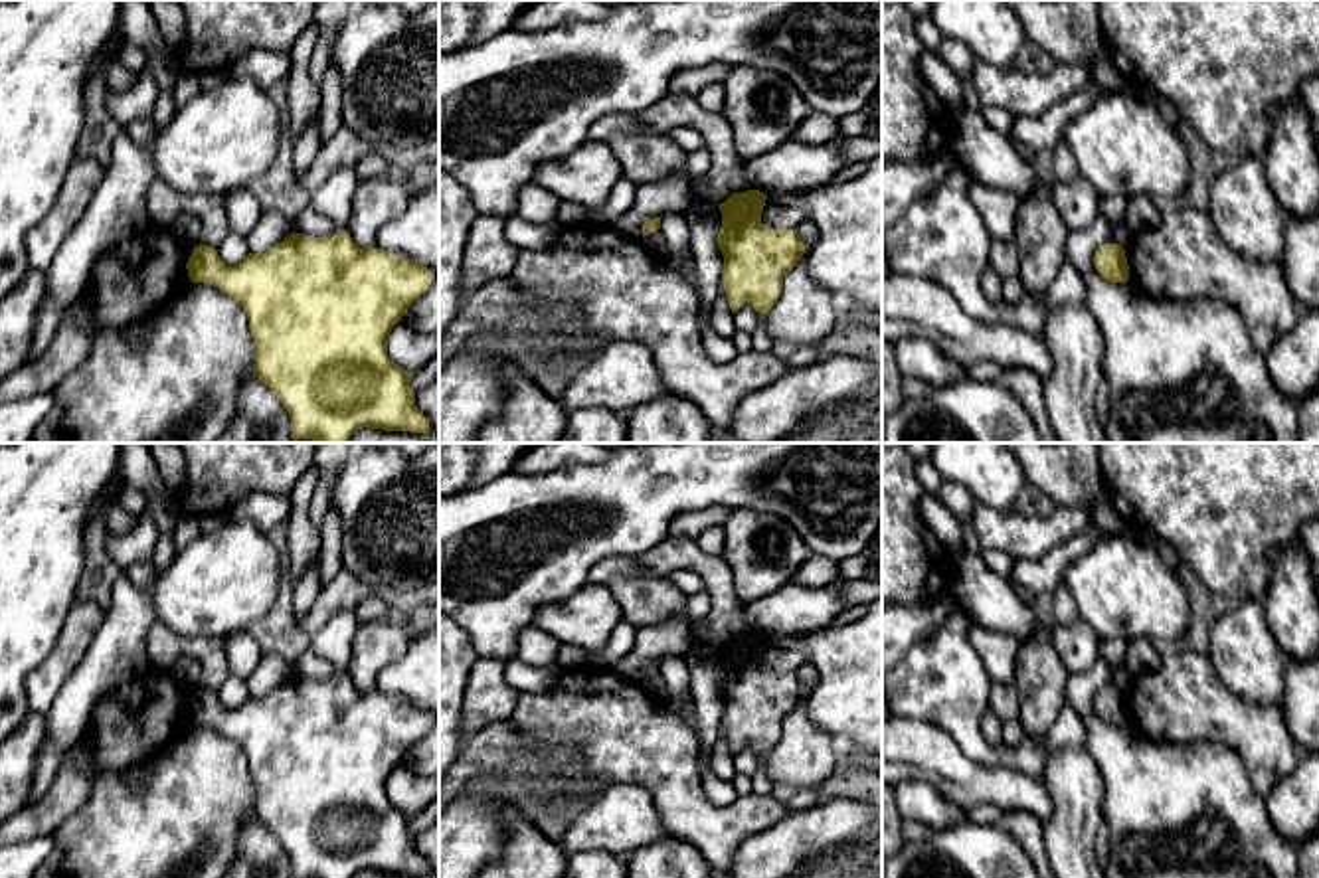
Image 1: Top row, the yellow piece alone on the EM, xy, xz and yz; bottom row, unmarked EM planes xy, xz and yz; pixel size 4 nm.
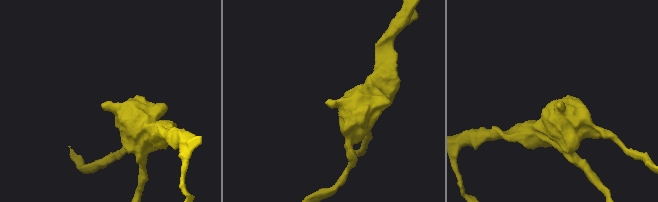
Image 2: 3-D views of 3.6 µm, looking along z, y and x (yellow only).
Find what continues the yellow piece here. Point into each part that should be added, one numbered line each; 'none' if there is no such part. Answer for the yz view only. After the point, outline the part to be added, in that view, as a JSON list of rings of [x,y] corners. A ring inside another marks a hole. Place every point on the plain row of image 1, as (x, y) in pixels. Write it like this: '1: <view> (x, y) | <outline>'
none

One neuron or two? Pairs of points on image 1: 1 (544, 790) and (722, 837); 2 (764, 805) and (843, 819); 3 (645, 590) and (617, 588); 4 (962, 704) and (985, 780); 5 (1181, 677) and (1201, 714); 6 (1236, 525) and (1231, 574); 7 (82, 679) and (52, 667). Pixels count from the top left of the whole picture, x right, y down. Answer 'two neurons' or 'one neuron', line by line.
1: one neuron
2: two neurons
3: one neuron
4: two neurons
5: one neuron
6: one neuron
7: two neurons

